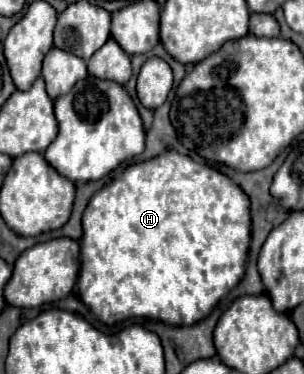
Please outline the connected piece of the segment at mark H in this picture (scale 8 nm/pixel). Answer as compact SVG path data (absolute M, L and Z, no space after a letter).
M167 151L155 159L143 161L129 165L123 175L111 183L107 183L103 189L99 189L87 203L85 213L83 213L83 237L81 237L81 271L79 271L79 297L81 301L91 309L95 317L107 327L121 323L125 319L133 317L145 317L145 319L155 319L163 321L167 325L193 325L207 317L211 309L219 303L223 295L227 295L243 277L245 273L245 259L249 251L249 239L251 239L251 217L249 217L249 199L241 191L239 185L235 185L227 175L219 173L217 169L197 163L187 155L179 155L175 151Z

